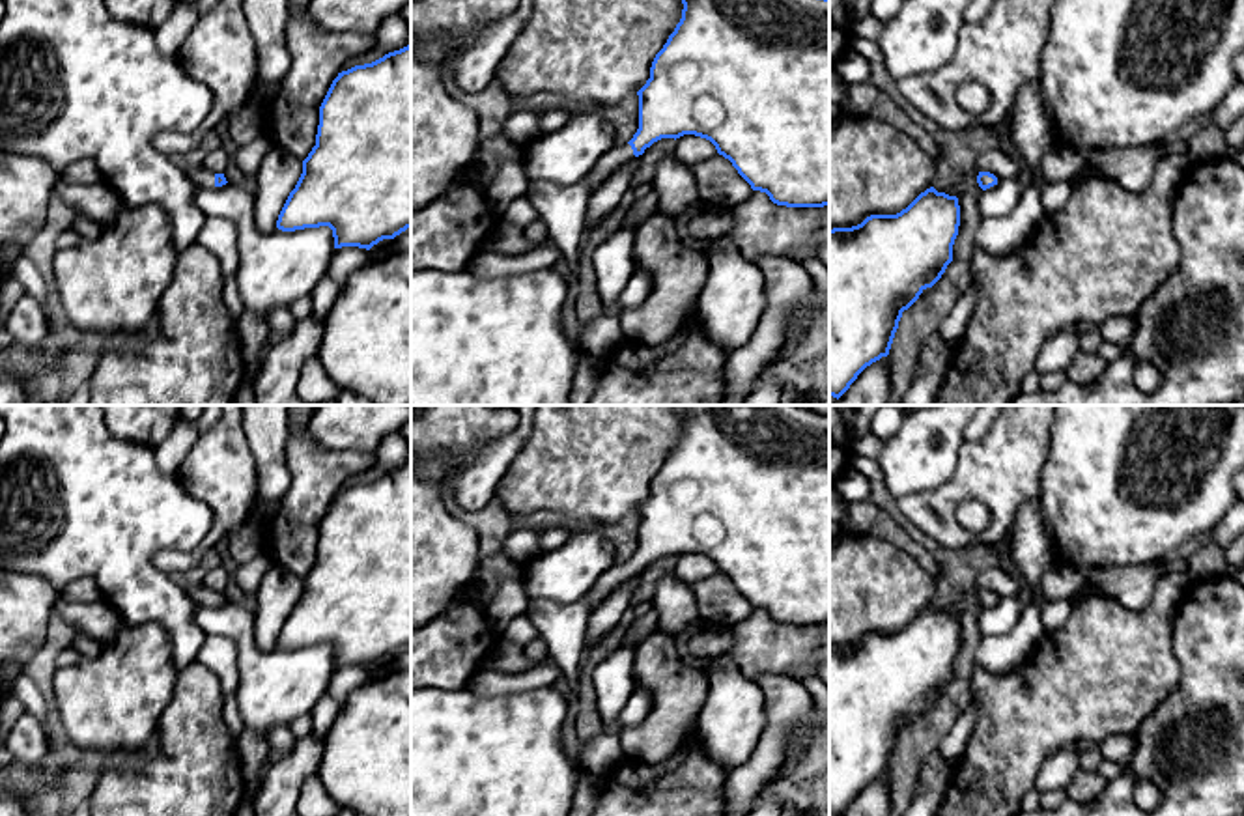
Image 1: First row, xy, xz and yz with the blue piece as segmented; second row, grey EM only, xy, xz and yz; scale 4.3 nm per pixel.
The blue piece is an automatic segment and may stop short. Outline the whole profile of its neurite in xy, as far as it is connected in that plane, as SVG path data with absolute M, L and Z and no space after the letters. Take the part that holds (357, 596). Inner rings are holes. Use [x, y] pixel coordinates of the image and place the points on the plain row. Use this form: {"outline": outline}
{"outline": "M411 461L338 491L321 525L316 564L290 611L276 646L329 644L334 667L370 668L411 646Z"}

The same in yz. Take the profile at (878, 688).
{"outline": "M930 605L897 633L829 648L829 814L841 816L867 784L889 773L902 730L953 680L958 644L958 616Z"}

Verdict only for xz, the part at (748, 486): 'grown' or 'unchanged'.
grown

